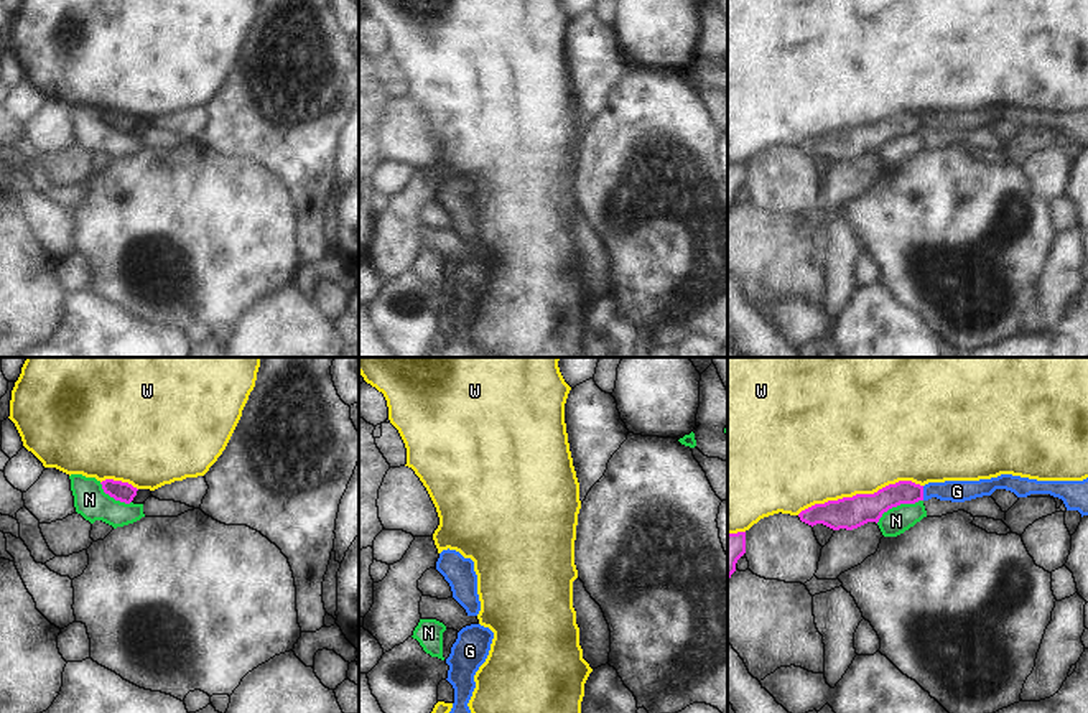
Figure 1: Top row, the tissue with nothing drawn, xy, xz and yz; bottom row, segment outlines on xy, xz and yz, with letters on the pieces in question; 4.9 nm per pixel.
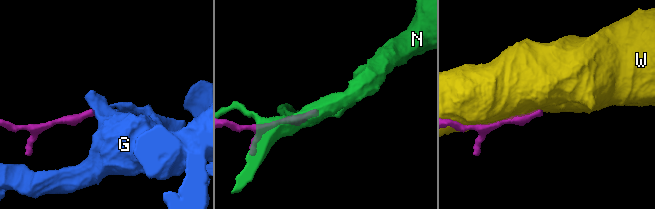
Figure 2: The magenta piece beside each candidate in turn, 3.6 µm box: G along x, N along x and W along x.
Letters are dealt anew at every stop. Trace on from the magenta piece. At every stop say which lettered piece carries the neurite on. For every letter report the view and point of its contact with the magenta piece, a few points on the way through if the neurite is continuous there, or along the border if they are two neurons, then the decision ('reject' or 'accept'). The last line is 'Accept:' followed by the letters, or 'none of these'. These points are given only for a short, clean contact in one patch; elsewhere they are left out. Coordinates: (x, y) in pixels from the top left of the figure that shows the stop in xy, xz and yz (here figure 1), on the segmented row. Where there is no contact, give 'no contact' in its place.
G: yz (922, 493) | along yz (922, 486), (924, 499) | reject
N: yz (897, 504) | along yz (922, 499), (912, 504), (892, 506), (876, 522) | reject
W: yz (860, 494) | reject
Accept: none of these

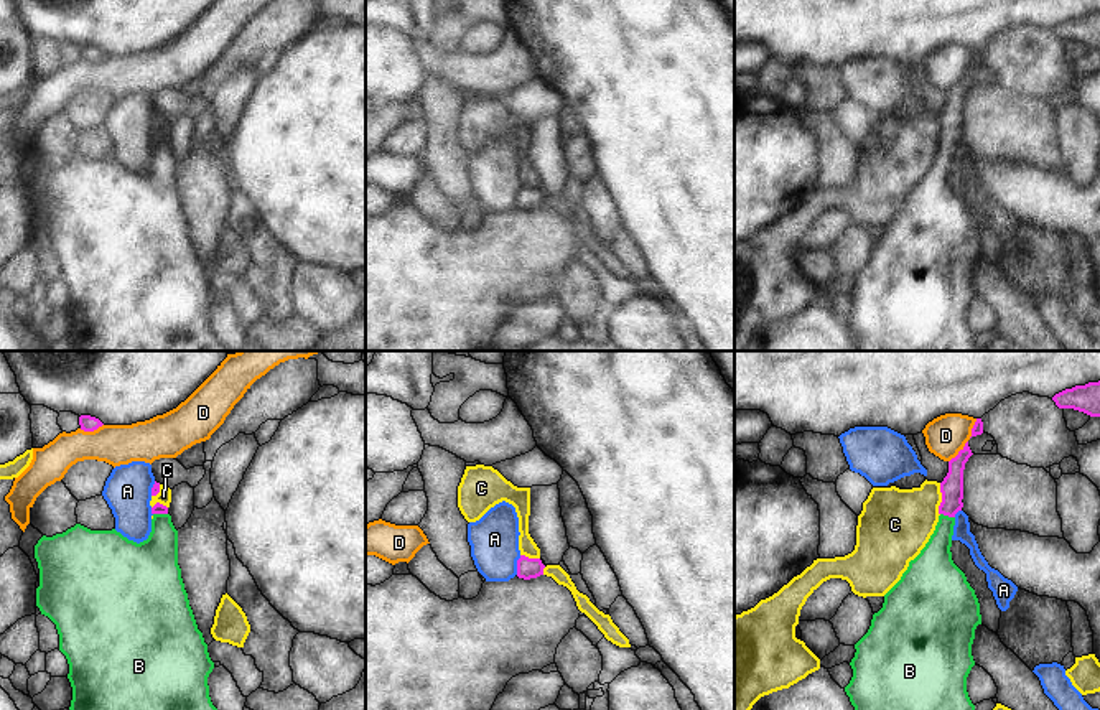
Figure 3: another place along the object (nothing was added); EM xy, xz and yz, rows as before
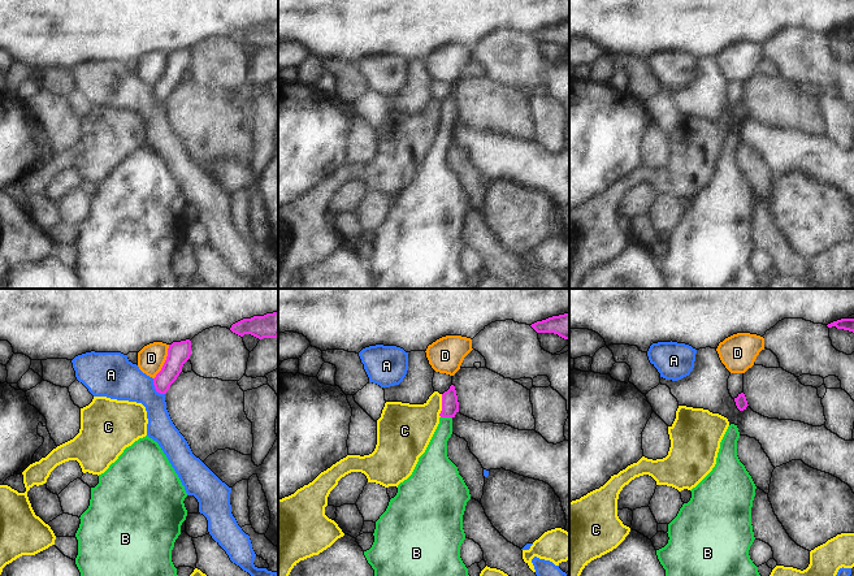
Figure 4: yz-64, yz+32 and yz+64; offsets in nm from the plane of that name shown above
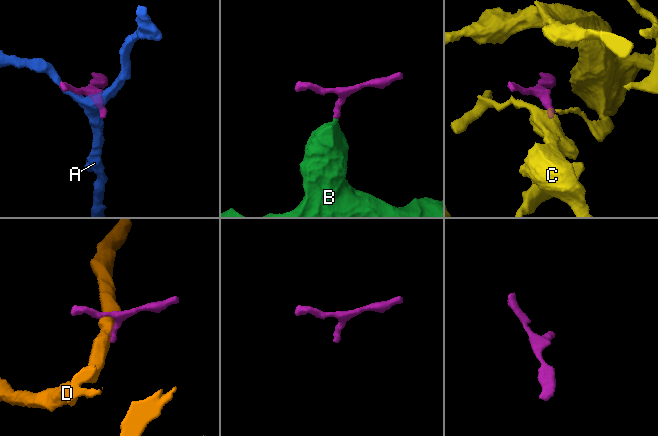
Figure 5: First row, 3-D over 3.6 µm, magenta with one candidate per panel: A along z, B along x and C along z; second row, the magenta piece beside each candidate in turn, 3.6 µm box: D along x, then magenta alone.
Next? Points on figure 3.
A: xz (517, 565) | reject
B: yz (947, 514) | across yz (952, 486), (952, 503), (947, 514), (934, 564) | accept
C: yz (942, 499) | along yz (941, 483), (939, 514) | reject
D: yz (959, 452) | reject
Accept: B

